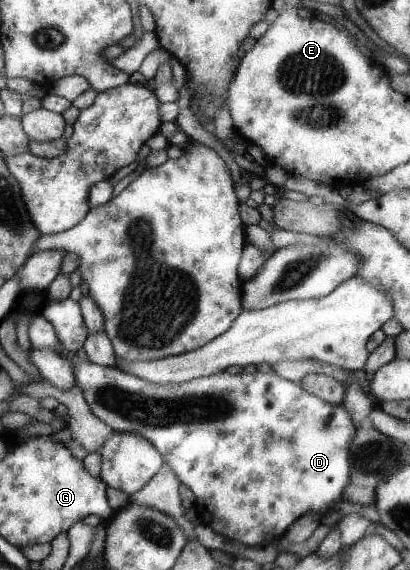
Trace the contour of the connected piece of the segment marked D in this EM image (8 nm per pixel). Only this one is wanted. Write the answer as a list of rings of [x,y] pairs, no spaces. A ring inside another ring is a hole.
[[[37,312],[31,317],[28,326],[29,338],[32,348],[43,350],[54,350],[66,356],[68,361],[71,361],[74,368],[75,383],[82,390],[85,400],[88,402],[90,409],[96,417],[99,417],[106,425],[109,425],[115,432],[124,432],[136,434],[147,439],[158,451],[163,455],[165,464],[170,466],[174,475],[184,483],[197,499],[199,508],[199,516],[203,519],[202,523],[205,526],[211,527],[216,533],[239,539],[242,543],[248,546],[266,545],[276,543],[288,533],[288,527],[296,521],[304,513],[309,511],[318,512],[320,516],[324,515],[331,505],[344,496],[344,491],[352,481],[352,471],[350,471],[350,447],[353,443],[354,436],[357,434],[357,425],[352,419],[352,413],[348,411],[342,404],[330,404],[322,398],[315,396],[313,393],[306,392],[299,382],[291,382],[290,380],[282,379],[268,369],[260,368],[254,375],[248,373],[229,374],[221,371],[209,376],[191,379],[189,382],[181,384],[157,384],[148,381],[147,379],[139,378],[138,376],[127,374],[116,368],[101,366],[90,361],[82,361],[76,356],[76,352],[71,352],[58,339],[53,323],[45,318],[40,312]]]

